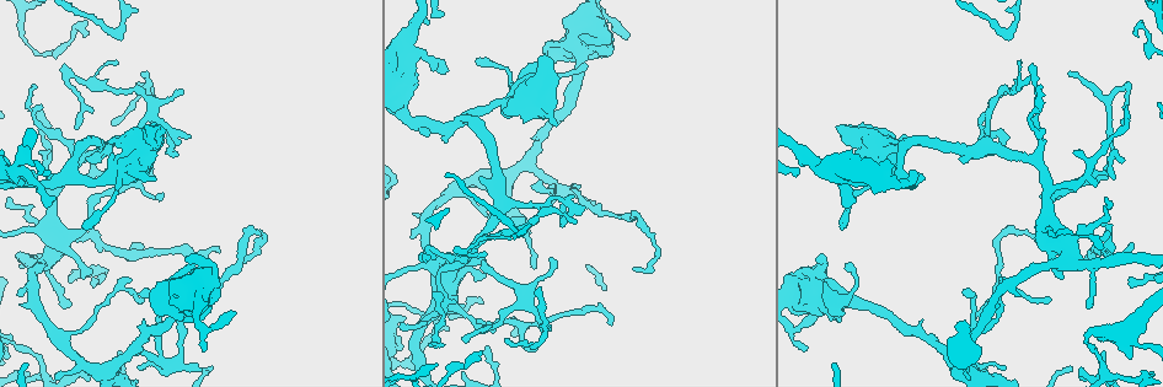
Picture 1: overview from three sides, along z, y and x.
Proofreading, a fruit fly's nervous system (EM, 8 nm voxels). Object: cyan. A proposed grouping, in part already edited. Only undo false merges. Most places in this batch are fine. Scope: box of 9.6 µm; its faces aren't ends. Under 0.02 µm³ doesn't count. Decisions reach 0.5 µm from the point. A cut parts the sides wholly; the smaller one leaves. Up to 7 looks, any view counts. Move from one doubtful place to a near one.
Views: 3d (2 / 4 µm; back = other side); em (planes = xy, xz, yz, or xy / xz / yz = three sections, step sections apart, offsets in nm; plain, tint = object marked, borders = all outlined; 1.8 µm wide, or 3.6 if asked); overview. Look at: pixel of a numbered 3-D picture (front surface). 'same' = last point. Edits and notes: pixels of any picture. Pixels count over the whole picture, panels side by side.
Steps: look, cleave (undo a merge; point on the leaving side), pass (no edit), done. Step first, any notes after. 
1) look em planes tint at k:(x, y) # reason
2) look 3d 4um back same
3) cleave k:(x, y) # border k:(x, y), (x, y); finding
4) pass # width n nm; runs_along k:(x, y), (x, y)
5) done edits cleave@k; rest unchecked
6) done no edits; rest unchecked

look em 3.6um planes tint at 1:(71, 73) # sharp bend

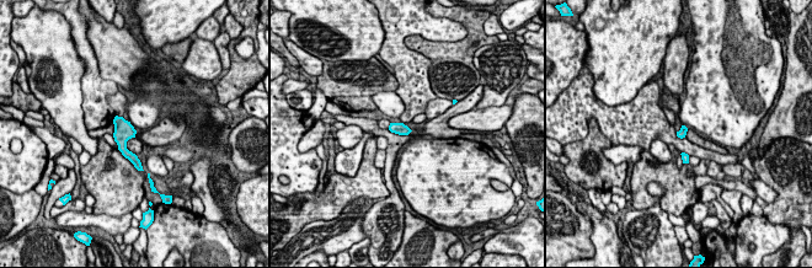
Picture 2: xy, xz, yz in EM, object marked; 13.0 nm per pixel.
pass # runs_along 2:(117, 119), (122, 148), (138, 165); one neuron here

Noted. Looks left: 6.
look 3d 4um back at 1:(120, 162) # sudden change in width

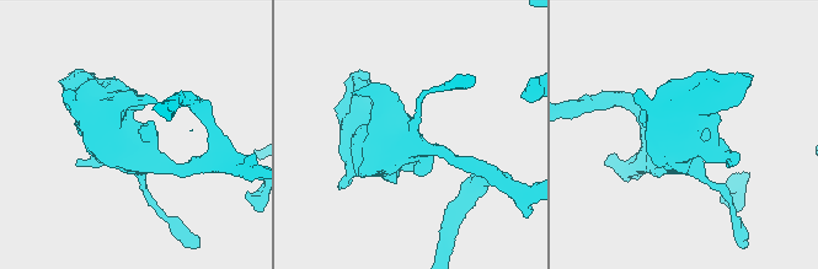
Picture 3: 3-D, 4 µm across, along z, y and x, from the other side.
look em 3.6um planes tint at 3:(402, 151) # need the tissue

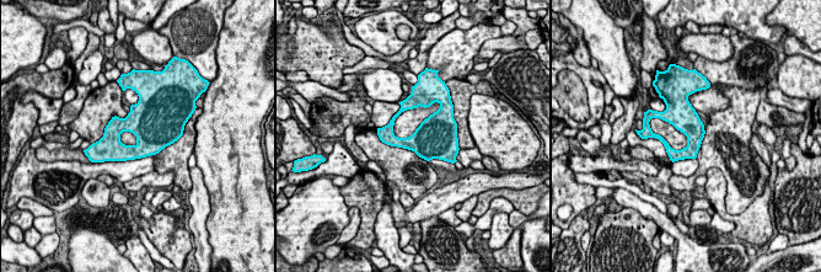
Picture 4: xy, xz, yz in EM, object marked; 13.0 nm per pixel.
pass # all the same neuron

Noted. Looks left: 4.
look em 3.6um planes plain at 1:(590, 32) # touches itself

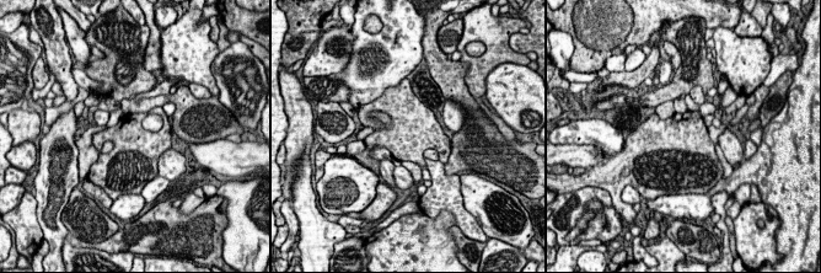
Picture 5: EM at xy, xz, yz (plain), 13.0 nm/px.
look em 3.6um planes tint same

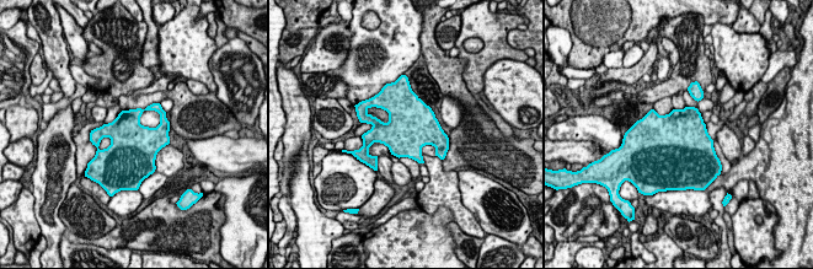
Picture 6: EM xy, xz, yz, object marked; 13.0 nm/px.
pass # continuous, no second neuron

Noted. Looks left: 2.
done no edits; rest unchecked

